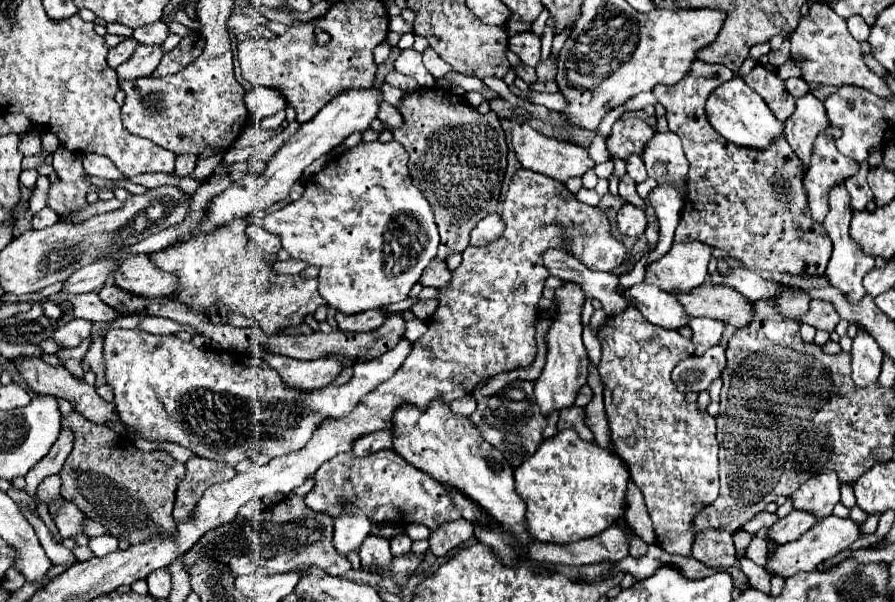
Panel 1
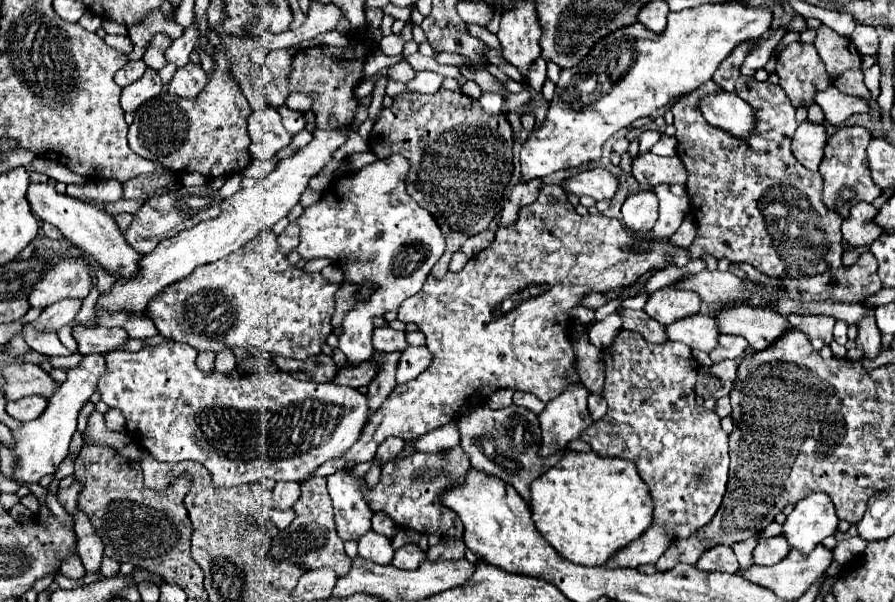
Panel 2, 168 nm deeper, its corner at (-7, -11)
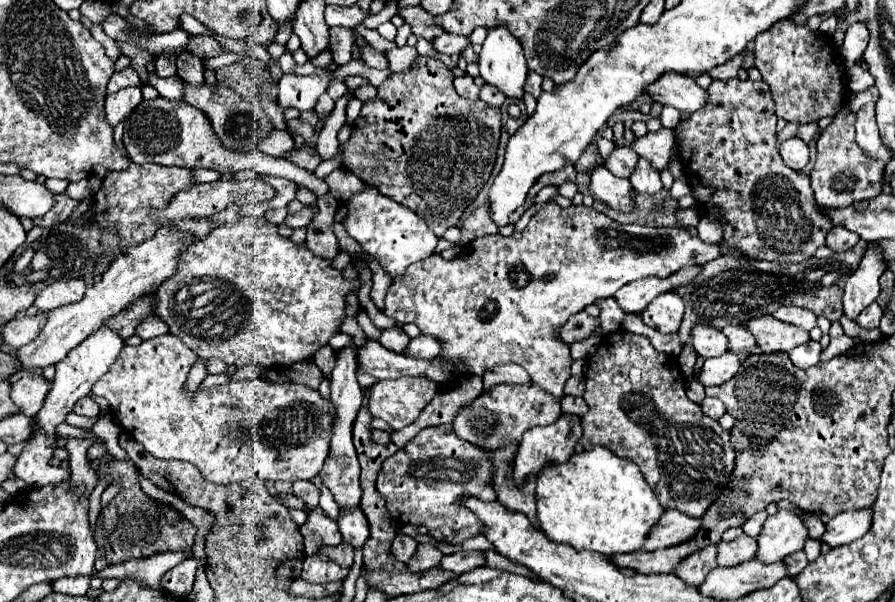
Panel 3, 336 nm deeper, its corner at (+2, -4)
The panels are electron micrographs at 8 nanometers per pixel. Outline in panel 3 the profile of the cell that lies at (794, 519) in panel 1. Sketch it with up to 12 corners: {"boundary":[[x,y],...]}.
{"boundary":[[739,536],[717,544],[717,566],[753,560],[757,542]]}

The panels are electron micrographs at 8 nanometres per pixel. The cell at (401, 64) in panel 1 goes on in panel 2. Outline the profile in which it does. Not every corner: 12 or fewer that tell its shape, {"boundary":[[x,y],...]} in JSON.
{"boundary":[[402,61],[388,69],[388,77],[408,83],[416,77],[416,69]]}

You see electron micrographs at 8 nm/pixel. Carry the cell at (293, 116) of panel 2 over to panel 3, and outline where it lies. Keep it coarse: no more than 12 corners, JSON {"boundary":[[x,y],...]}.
{"boundary":[[331,76],[279,80],[279,106],[313,110]]}

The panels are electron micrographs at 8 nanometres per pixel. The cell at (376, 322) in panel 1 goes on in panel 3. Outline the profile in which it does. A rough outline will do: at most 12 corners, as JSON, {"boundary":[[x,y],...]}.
{"boundary":[[401,328],[383,330],[379,344],[405,352],[409,338]]}

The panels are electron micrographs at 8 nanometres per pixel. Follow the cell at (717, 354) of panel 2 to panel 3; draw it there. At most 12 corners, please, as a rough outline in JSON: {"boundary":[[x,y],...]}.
{"boundary":[[727,326],[729,338],[733,352],[753,348],[757,344],[745,326]]}

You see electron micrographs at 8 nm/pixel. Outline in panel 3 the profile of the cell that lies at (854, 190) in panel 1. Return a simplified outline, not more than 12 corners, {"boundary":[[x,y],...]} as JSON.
{"boundary":[[843,226],[829,230],[825,246],[845,252],[859,240],[855,232]]}

